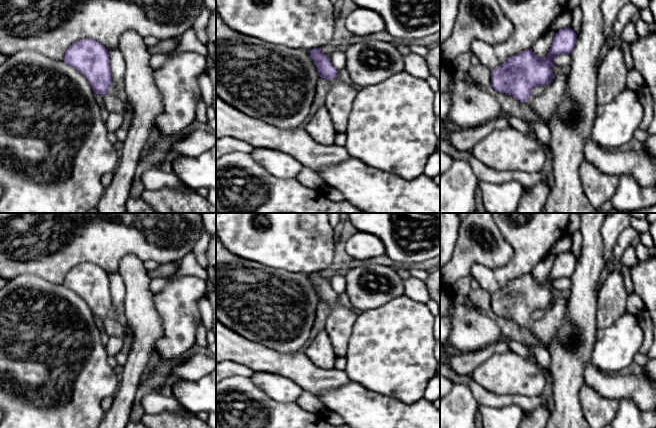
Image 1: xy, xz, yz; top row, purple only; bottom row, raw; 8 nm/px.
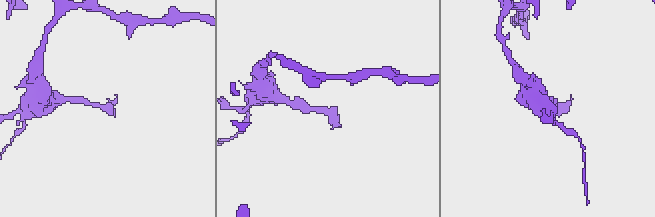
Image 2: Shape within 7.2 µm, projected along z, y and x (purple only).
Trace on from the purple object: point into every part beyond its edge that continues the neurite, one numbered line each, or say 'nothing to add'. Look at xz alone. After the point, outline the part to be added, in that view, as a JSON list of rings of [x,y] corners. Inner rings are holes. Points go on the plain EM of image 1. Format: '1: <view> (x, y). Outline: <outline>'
1: xz (339, 325). Outline: [[[337,301],[331,305],[332,311],[326,320],[324,329],[337,357],[346,357],[348,342],[359,313],[353,308],[339,304]]]

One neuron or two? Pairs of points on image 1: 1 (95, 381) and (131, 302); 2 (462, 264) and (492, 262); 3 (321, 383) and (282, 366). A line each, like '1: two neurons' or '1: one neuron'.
1: two neurons
2: one neuron
3: one neuron

